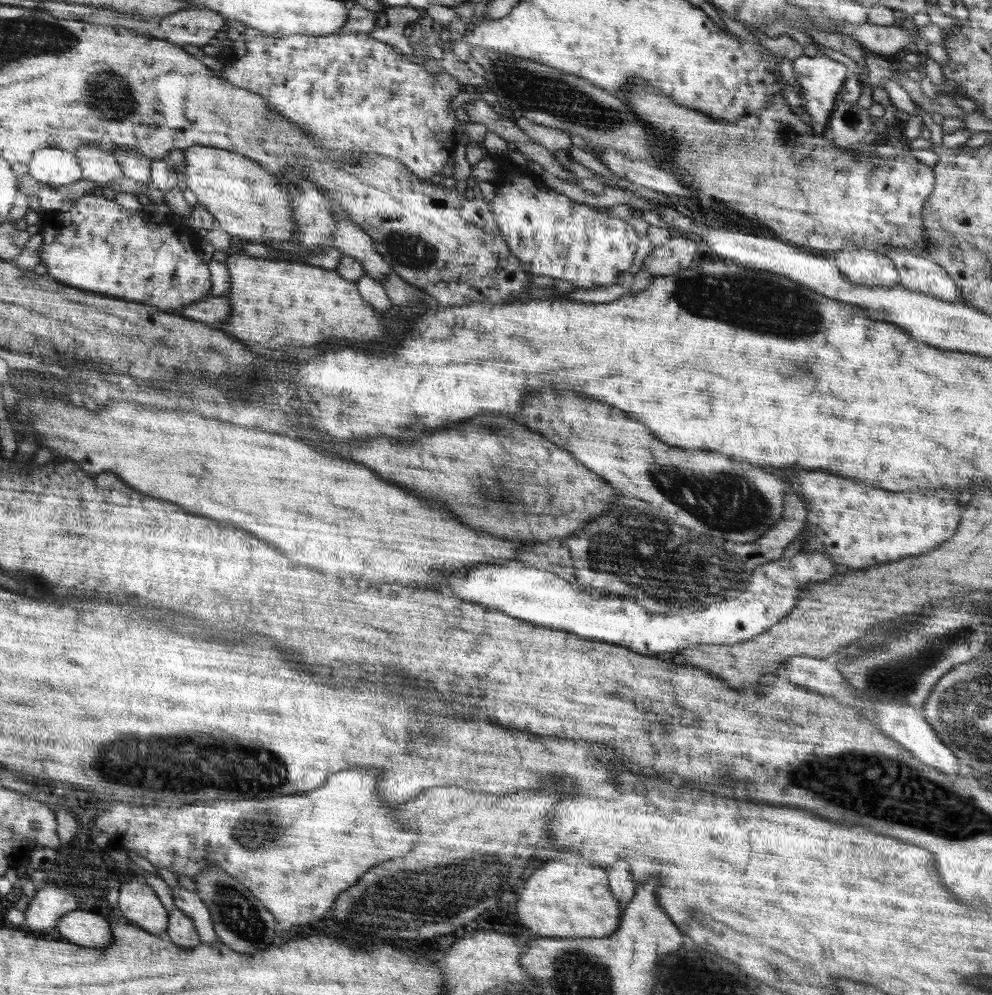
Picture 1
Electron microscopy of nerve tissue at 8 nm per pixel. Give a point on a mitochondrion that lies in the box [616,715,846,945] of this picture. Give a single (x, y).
(696, 914)

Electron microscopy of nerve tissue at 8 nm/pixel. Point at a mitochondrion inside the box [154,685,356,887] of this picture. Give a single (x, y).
(245, 830)

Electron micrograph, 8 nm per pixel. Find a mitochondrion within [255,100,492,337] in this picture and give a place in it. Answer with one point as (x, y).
(406, 249)

